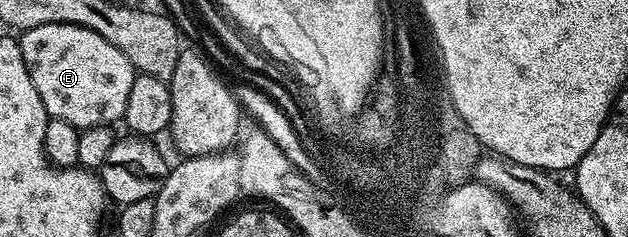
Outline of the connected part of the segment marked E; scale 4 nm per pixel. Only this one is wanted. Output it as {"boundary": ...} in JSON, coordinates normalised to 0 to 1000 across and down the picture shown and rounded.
{"boundary":[[[68,101],[40,118],[30,173],[41,295],[48,295],[48,346],[54,346],[54,380],[61,380],[61,414],[67,414],[67,447],[73,447],[81,502],[111,515],[123,549],[178,532],[183,506],[185,519],[196,511],[201,409],[220,308],[188,194],[175,194],[162,143],[127,101]]]}

